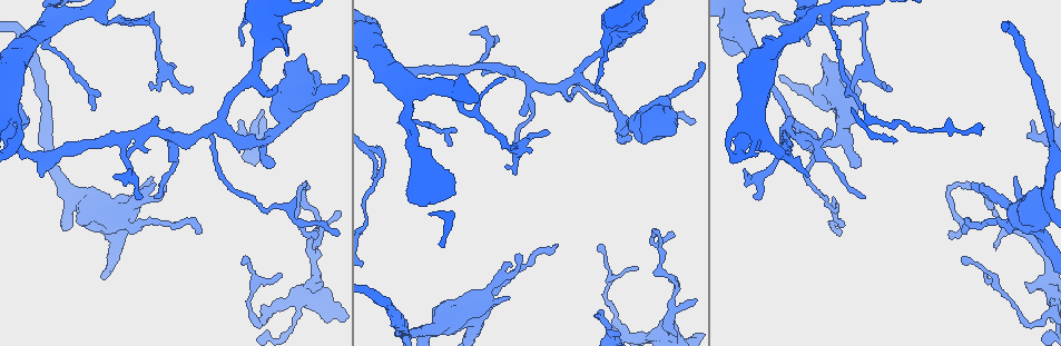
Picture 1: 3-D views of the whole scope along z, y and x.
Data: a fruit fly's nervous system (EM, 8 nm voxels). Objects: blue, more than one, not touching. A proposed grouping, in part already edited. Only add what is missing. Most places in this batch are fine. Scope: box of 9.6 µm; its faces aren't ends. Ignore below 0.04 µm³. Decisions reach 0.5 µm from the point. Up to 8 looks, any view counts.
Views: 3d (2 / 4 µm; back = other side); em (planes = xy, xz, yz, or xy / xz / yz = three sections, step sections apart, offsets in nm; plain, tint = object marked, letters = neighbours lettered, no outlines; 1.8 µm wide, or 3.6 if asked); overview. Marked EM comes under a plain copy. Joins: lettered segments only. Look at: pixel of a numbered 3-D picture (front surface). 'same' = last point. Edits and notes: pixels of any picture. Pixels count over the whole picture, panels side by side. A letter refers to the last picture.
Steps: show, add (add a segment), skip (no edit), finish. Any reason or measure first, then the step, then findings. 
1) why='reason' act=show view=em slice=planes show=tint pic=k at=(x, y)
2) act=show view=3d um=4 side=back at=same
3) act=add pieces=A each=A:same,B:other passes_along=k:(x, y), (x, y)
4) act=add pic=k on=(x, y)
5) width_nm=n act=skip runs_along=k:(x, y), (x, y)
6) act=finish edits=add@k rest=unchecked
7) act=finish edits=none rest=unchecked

why='free end' act=show view=3d um=2 pic=1 at=(555, 245)

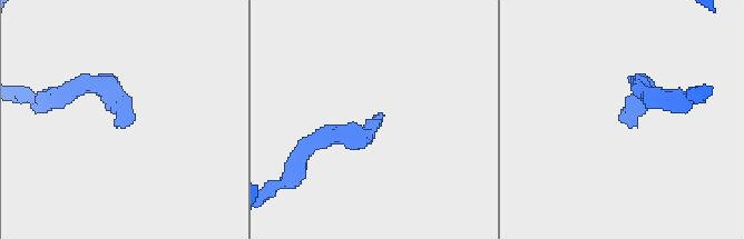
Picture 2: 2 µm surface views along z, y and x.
why='now the EM' act=show view=em slice=planes show=tint pic=2 at=(379, 115)

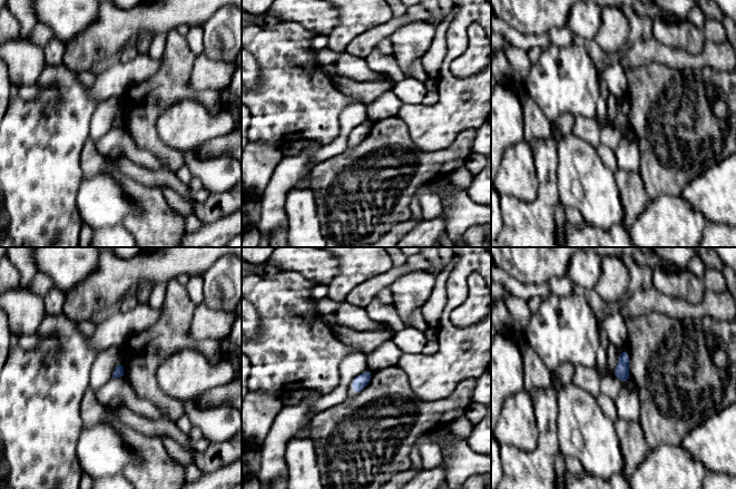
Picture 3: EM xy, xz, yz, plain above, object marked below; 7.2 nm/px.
act=show view=em slice=planes show=letters at=same

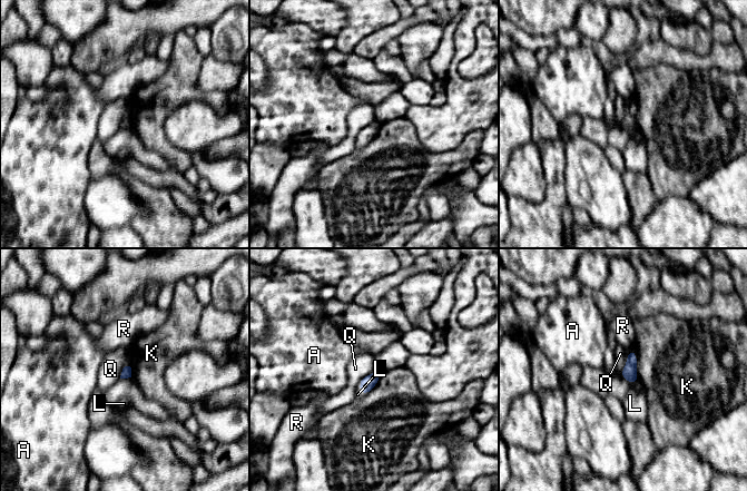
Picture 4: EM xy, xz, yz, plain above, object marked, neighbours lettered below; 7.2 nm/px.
act=skip each=A:other,K:other,L:other,Q:other,R:other found='none of them fits'

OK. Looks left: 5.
why='calibre changes' act=show view=3d um=4 side=back pic=1 at=(466, 319)

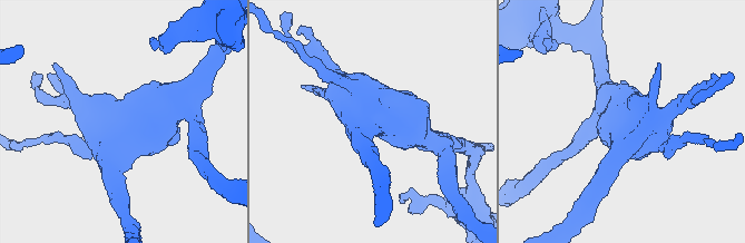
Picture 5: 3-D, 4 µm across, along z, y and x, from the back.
act=show view=em um=3.6 slice=planes show=letters pic=5 at=(379, 115)

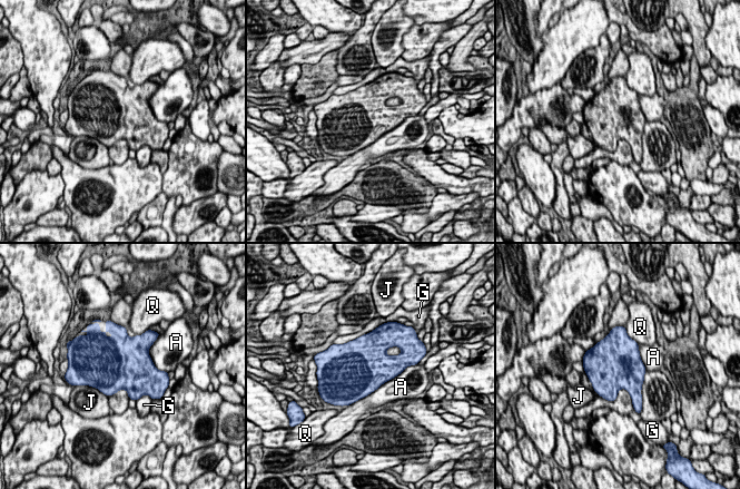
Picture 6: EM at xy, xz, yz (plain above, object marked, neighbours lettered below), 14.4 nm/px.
act=skip each=A:other,G:other,J:other,Q:other found='none of them fits'

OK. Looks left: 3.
act=show view=3d um=4 side=back pic=1 at=(322, 281)

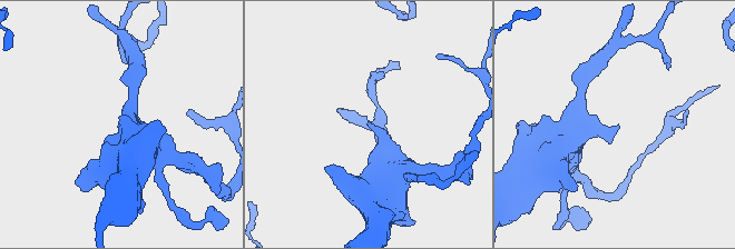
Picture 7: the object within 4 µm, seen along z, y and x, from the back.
why='need the tissue' act=show view=em slice=planes show=letters pic=7 at=(367, 124)

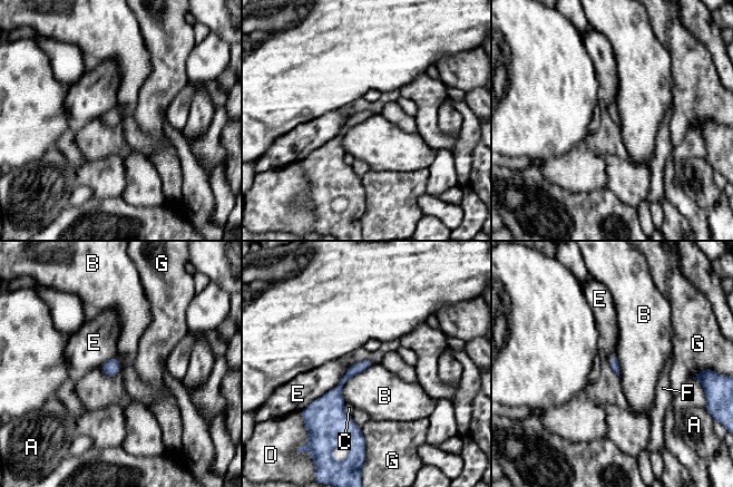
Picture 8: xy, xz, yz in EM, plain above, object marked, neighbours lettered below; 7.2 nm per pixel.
longest_contact=E:480nm act=skip each=A:other,B:other,C:other,D:other,E:other,F:other,G:other border=8:(371, 364), (345, 382), (345, 402) found='no lettered segment goes on from it'

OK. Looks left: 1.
why='free end' act=show view=em slice=planes show=letters pic=1 at=(277, 86)

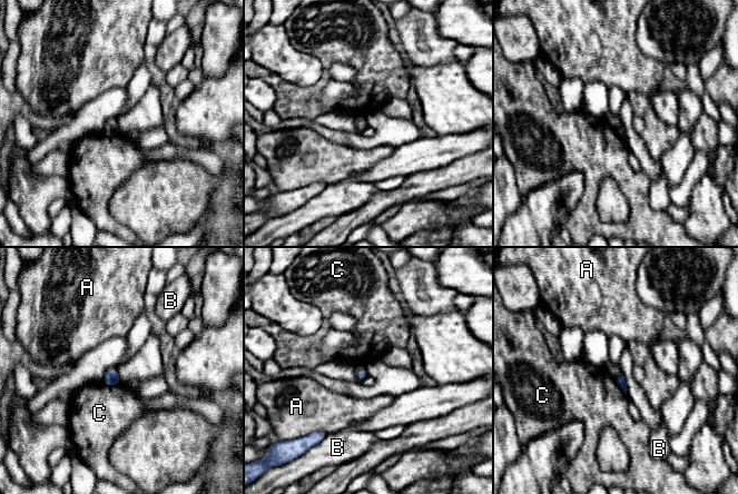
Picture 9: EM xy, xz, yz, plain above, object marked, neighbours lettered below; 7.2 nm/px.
longest_contact=C:150nm act=skip each=A:other,B:other,C:other found='no lettered segment goes on from it'

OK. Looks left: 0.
act=finish edits=none rest=unchecked

